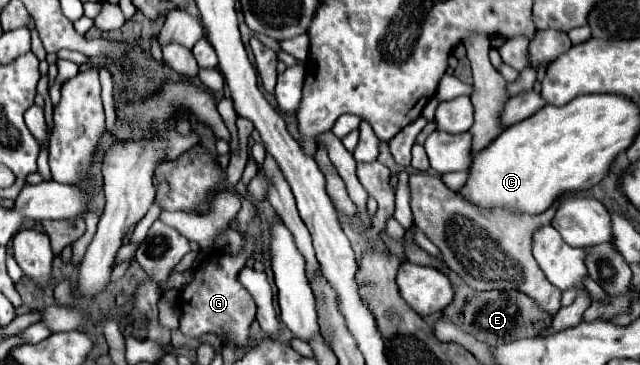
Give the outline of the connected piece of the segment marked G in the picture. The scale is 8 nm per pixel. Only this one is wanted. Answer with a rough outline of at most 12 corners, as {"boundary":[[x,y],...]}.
{"boundary":[[215,252],[179,292],[179,330],[247,348],[257,306],[237,258]]}

